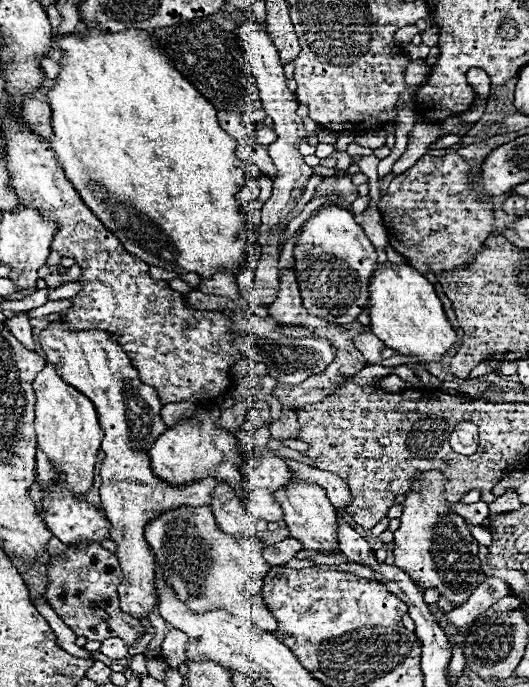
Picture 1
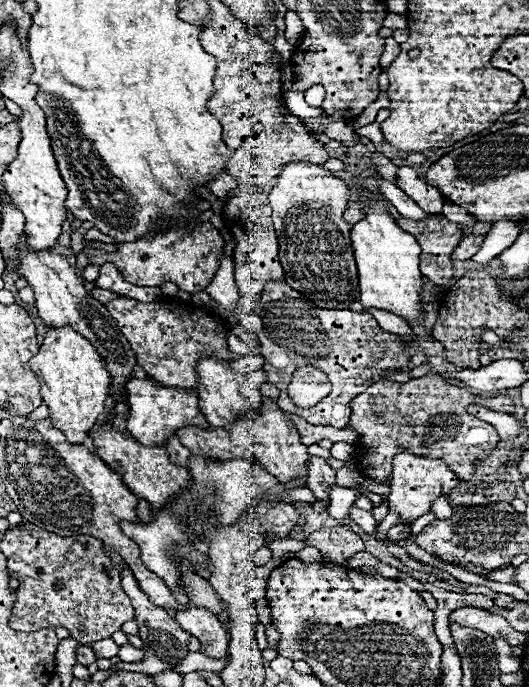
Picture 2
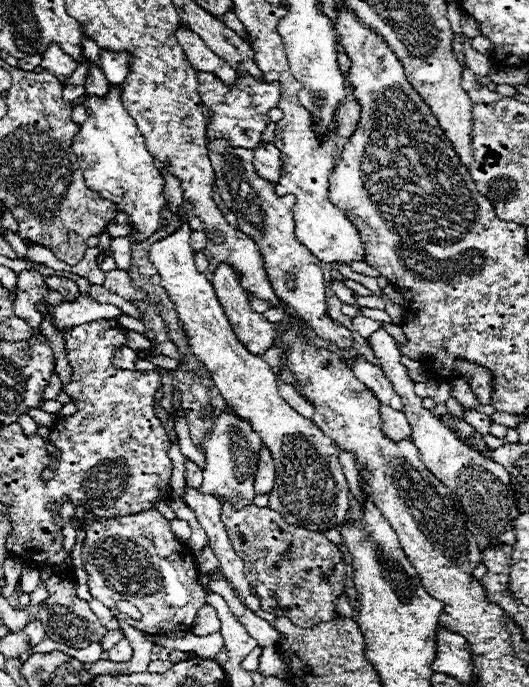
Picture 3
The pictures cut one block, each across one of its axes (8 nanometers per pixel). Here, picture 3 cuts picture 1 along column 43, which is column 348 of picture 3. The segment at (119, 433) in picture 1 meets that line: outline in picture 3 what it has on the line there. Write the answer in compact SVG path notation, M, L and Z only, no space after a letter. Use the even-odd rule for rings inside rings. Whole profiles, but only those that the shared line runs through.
M208 138L208 156L214 168L214 184L224 206L230 208L232 214L238 218L238 230L248 234L260 248L264 258L264 270L276 296L290 304L296 314L310 322L314 332L340 348L352 348L352 332L326 316L326 288L324 288L324 274L316 264L312 252L298 242L296 226L294 226L292 207L296 197L291 200L286 197L278 198L274 192L274 184L260 178L254 170L254 150L248 148L232 148L224 138Z

